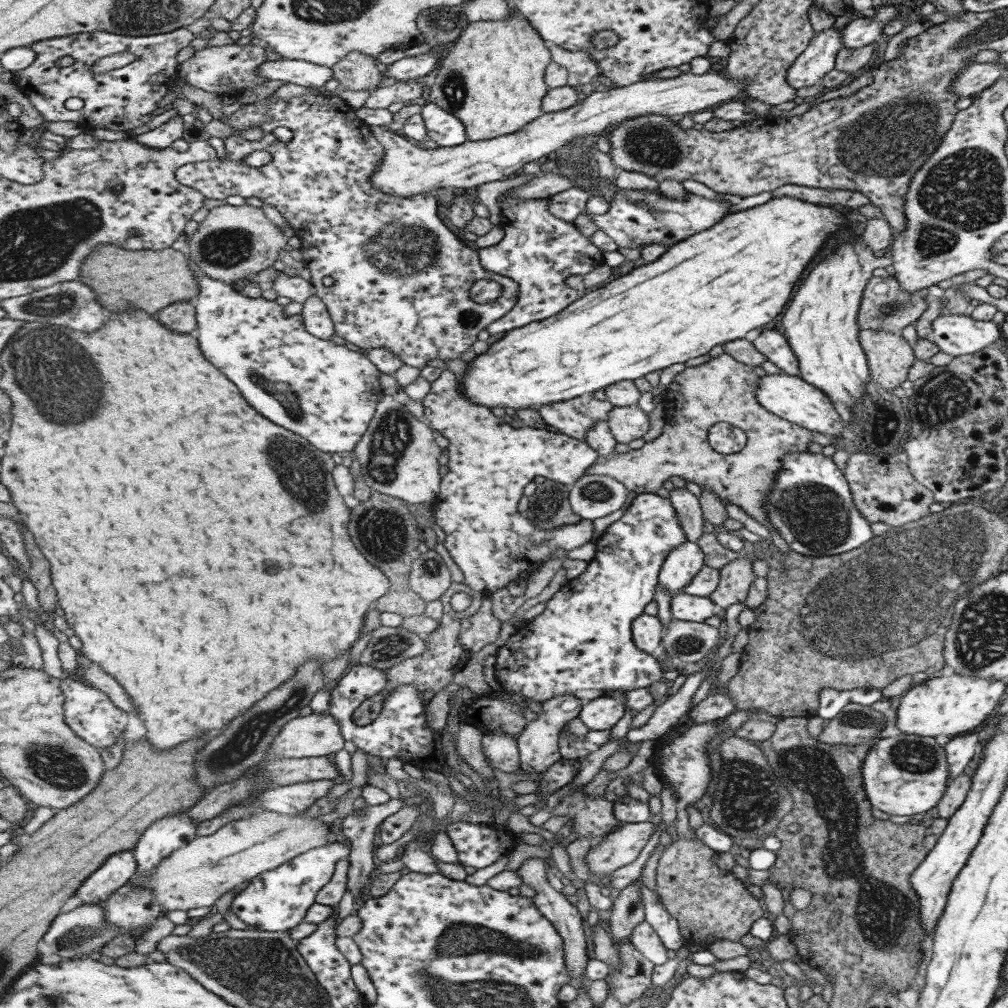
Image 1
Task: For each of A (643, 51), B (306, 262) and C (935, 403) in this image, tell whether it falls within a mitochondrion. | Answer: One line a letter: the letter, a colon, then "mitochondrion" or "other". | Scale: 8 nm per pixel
A: other
B: other
C: mitochondrion

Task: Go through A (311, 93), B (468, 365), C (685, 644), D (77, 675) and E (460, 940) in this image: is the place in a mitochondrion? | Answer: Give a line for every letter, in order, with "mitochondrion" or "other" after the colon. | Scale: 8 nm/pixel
A: other
B: other
C: mitochondrion
D: other
E: mitochondrion

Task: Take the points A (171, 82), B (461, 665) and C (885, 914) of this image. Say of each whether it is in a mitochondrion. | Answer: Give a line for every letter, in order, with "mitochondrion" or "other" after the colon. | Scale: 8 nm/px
A: other
B: other
C: mitochondrion

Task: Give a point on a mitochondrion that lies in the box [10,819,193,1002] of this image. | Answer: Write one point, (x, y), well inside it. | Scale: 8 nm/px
(73, 939)

